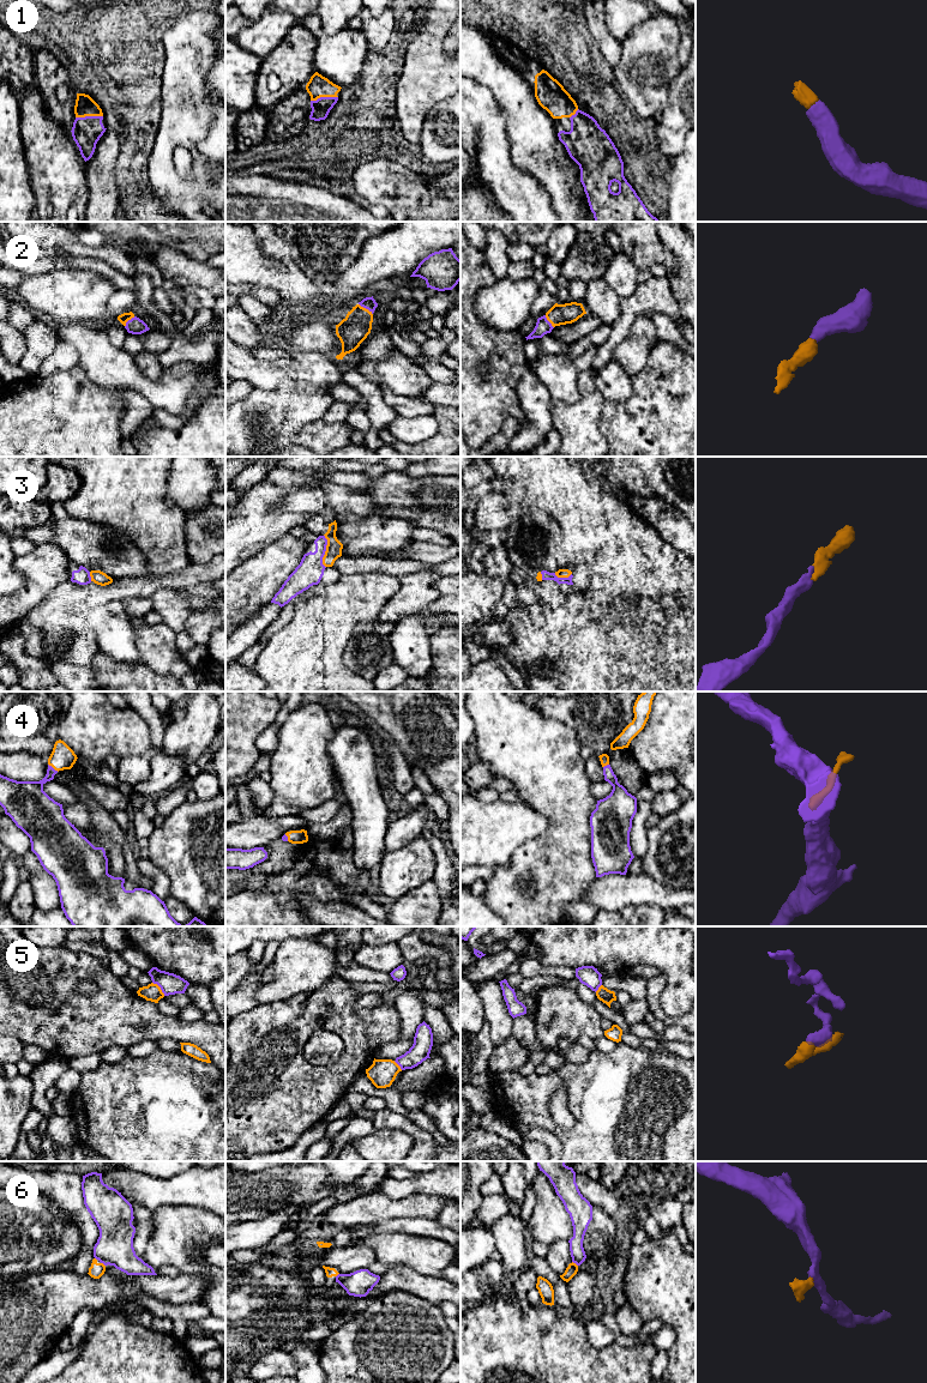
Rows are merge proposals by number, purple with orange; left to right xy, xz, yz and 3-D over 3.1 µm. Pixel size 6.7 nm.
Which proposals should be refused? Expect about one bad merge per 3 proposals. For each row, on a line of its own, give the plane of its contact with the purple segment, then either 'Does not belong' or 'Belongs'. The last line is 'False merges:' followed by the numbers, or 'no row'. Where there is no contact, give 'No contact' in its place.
1: Touches purple in xy. Belongs
2: Touches purple in xz. Belongs
3: Touches purple in xz. Belongs
4: Touches purple in xy. Belongs
5: Touches purple in xy. Does not belong
6: Touches purple in yz. Does not belong
False merges: 5, 6

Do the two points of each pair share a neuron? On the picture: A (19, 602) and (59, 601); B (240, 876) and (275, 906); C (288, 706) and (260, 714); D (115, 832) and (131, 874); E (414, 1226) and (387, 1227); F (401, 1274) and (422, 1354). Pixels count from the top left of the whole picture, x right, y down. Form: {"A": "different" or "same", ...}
{"A": "different", "B": "different", "C": "different", "D": "same", "E": "same", "F": "different"}

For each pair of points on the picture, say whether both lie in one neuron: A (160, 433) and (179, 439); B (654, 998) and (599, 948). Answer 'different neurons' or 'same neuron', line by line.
A: same neuron
B: different neurons

